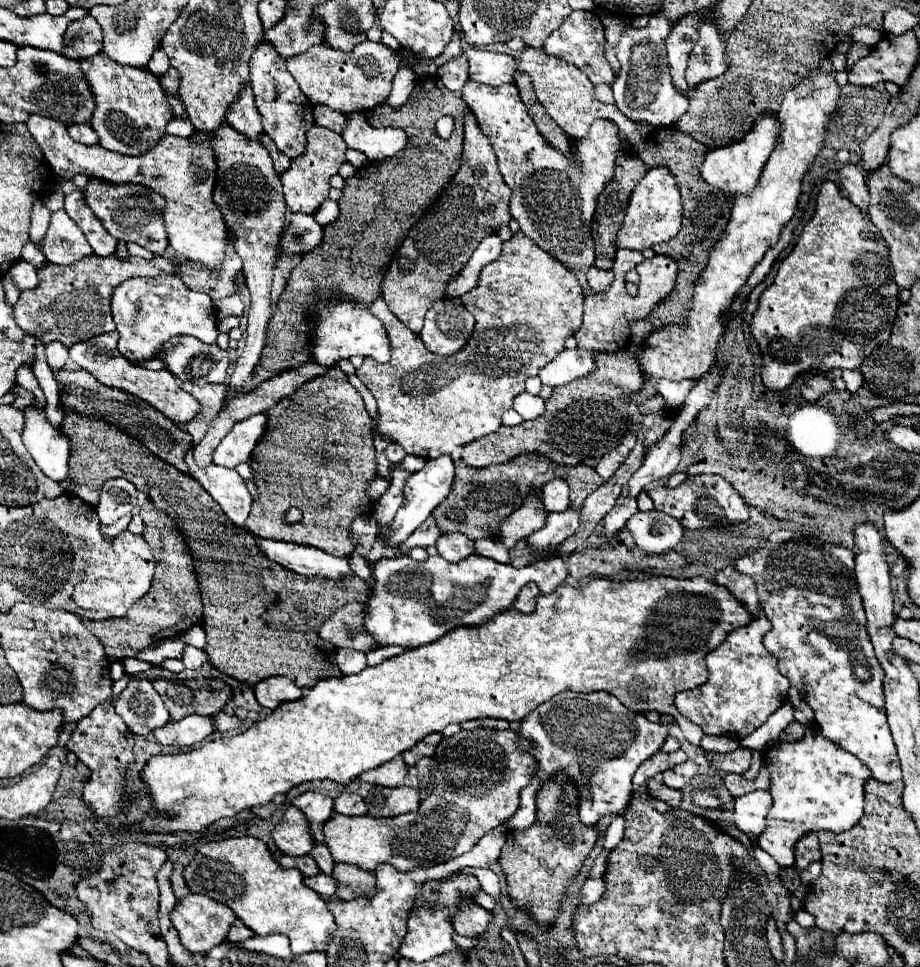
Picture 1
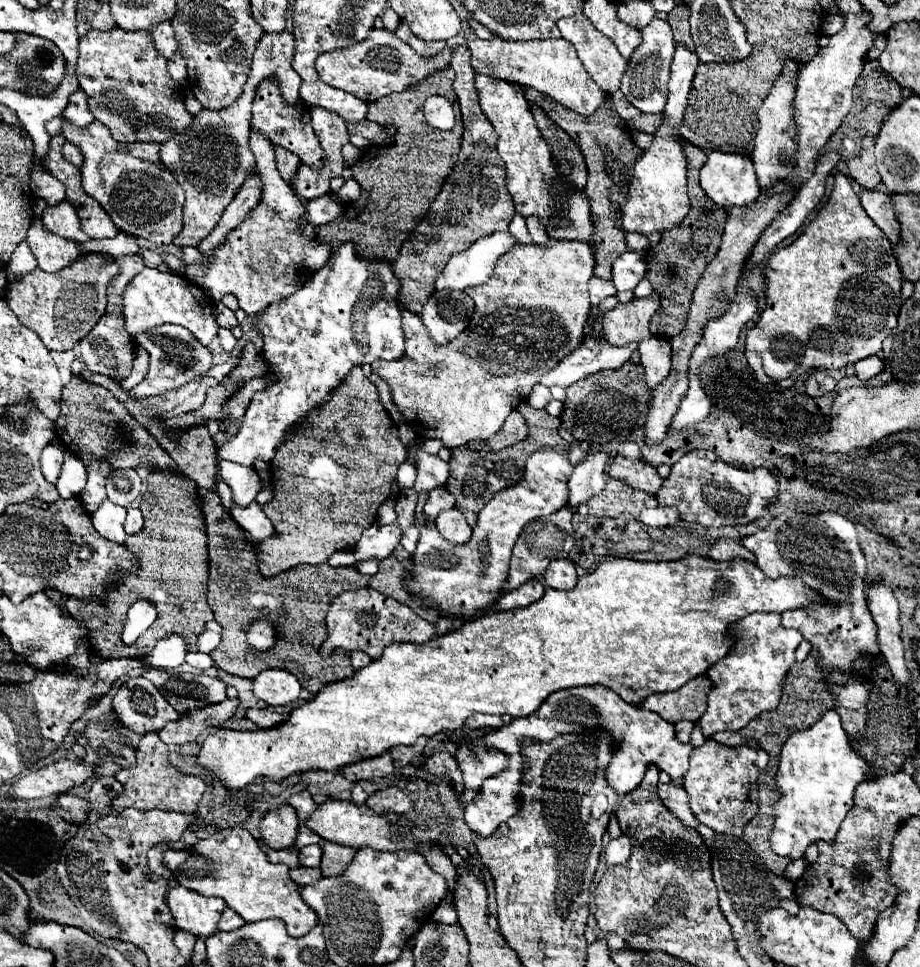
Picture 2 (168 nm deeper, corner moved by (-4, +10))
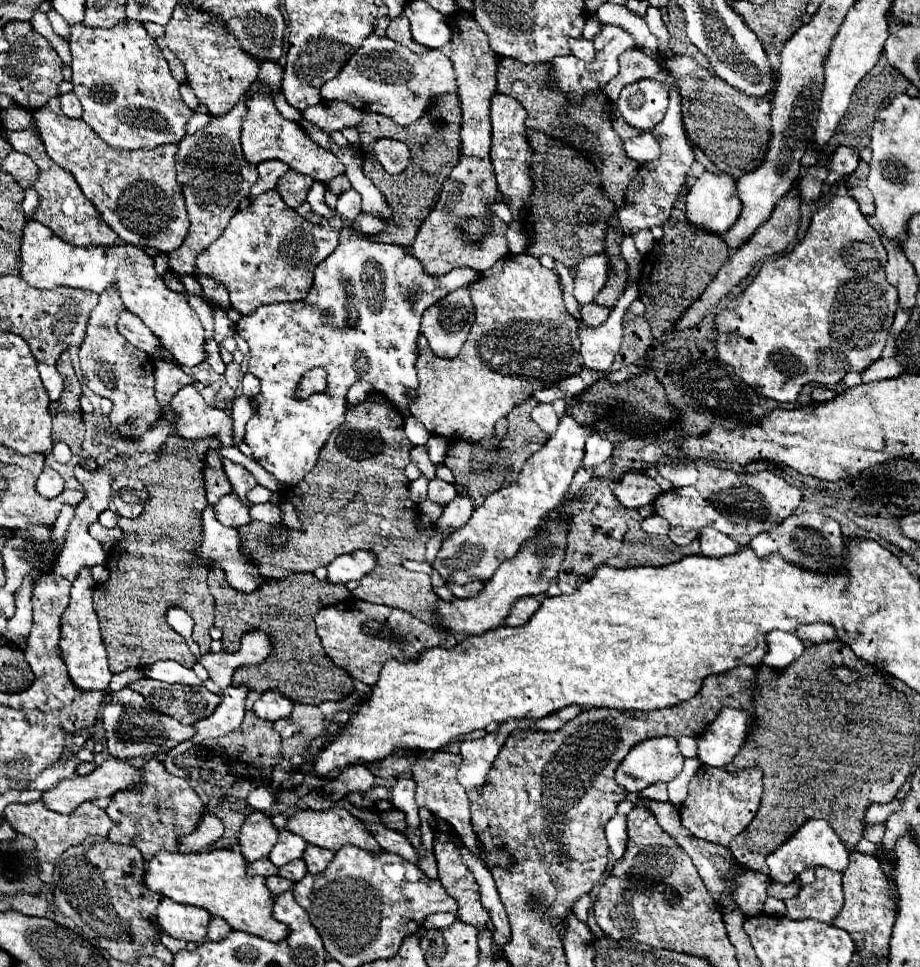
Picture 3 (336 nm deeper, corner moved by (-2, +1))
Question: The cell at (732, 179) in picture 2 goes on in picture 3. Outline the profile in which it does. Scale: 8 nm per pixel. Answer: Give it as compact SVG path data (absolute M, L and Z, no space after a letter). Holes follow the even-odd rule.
M705 170L695 180L695 184L691 186L691 190L687 194L687 220L695 226L709 230L709 232L715 232L715 234L727 232L735 224L739 214L741 214L741 202L737 196L735 178L729 178L729 174Z

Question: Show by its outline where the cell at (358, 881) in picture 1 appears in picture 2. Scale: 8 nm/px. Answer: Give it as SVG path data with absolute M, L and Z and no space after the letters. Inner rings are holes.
M325 841L321 845L321 851L323 851L323 857L321 857L319 869L321 869L323 877L331 877L331 875L345 871L345 865L349 865L349 861L353 859L353 853L355 853L355 849L339 845L339 843L331 843L331 841Z

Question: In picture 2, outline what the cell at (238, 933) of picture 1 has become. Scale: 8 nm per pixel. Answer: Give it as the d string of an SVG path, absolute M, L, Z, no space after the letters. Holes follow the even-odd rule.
M225 907L225 911L223 911L223 915L221 915L221 921L219 921L219 931L233 931L233 929L237 929L237 927L241 927L241 925L245 925L245 921L241 921L241 917L237 915L237 913L233 913L233 909L229 909L229 907Z

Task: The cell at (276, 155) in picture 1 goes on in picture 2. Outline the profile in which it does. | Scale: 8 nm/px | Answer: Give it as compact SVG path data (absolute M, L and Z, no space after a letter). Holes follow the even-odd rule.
M275 149L275 159L277 159L277 169L279 169L281 177L283 177L287 183L291 183L293 175L297 173L297 169L299 169L299 165L301 165L299 157L297 157L295 153L289 153L287 149Z

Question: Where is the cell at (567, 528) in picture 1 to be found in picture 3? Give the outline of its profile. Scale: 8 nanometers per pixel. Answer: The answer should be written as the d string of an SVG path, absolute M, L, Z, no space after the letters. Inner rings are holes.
M591 434L587 438L587 444L585 444L585 460L583 460L583 466L585 468L597 468L601 462L609 460L611 454L613 454L613 444L607 442L599 434Z

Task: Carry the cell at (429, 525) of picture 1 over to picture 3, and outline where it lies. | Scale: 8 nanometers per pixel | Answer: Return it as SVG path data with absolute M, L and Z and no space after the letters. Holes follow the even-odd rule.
M433 478L433 480L429 482L429 492L427 492L427 498L429 498L431 502L439 504L441 508L443 508L443 506L447 506L447 502L451 502L455 496L457 496L457 494L455 494L453 484L443 482L443 480L439 480L439 478Z

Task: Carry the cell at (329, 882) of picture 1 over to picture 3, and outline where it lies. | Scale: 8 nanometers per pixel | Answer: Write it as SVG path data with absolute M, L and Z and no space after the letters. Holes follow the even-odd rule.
M269 876L269 878L267 878L267 888L269 888L275 896L281 896L281 894L293 890L293 886L295 886L295 882L291 882L291 880L287 880L287 878L279 878L279 876Z

